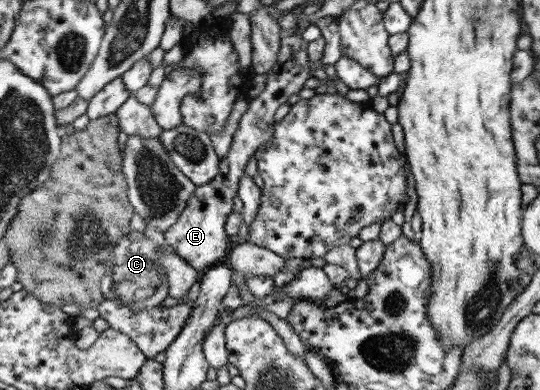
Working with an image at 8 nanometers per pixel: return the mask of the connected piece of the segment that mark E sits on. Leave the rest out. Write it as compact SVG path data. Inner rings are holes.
M284 33L279 59L268 73L265 89L251 100L249 110L240 120L231 150L219 165L219 174L210 183L197 186L180 219L165 232L167 242L175 247L178 255L200 272L214 267L228 253L226 226L229 215L234 211L234 197L238 195L242 176L246 174L248 161L255 156L262 145L272 141L278 125L274 121L276 111L284 103L288 104L288 99L292 95L300 93L306 81L310 79L312 61L309 58L308 48L309 43L304 41L300 34Z

